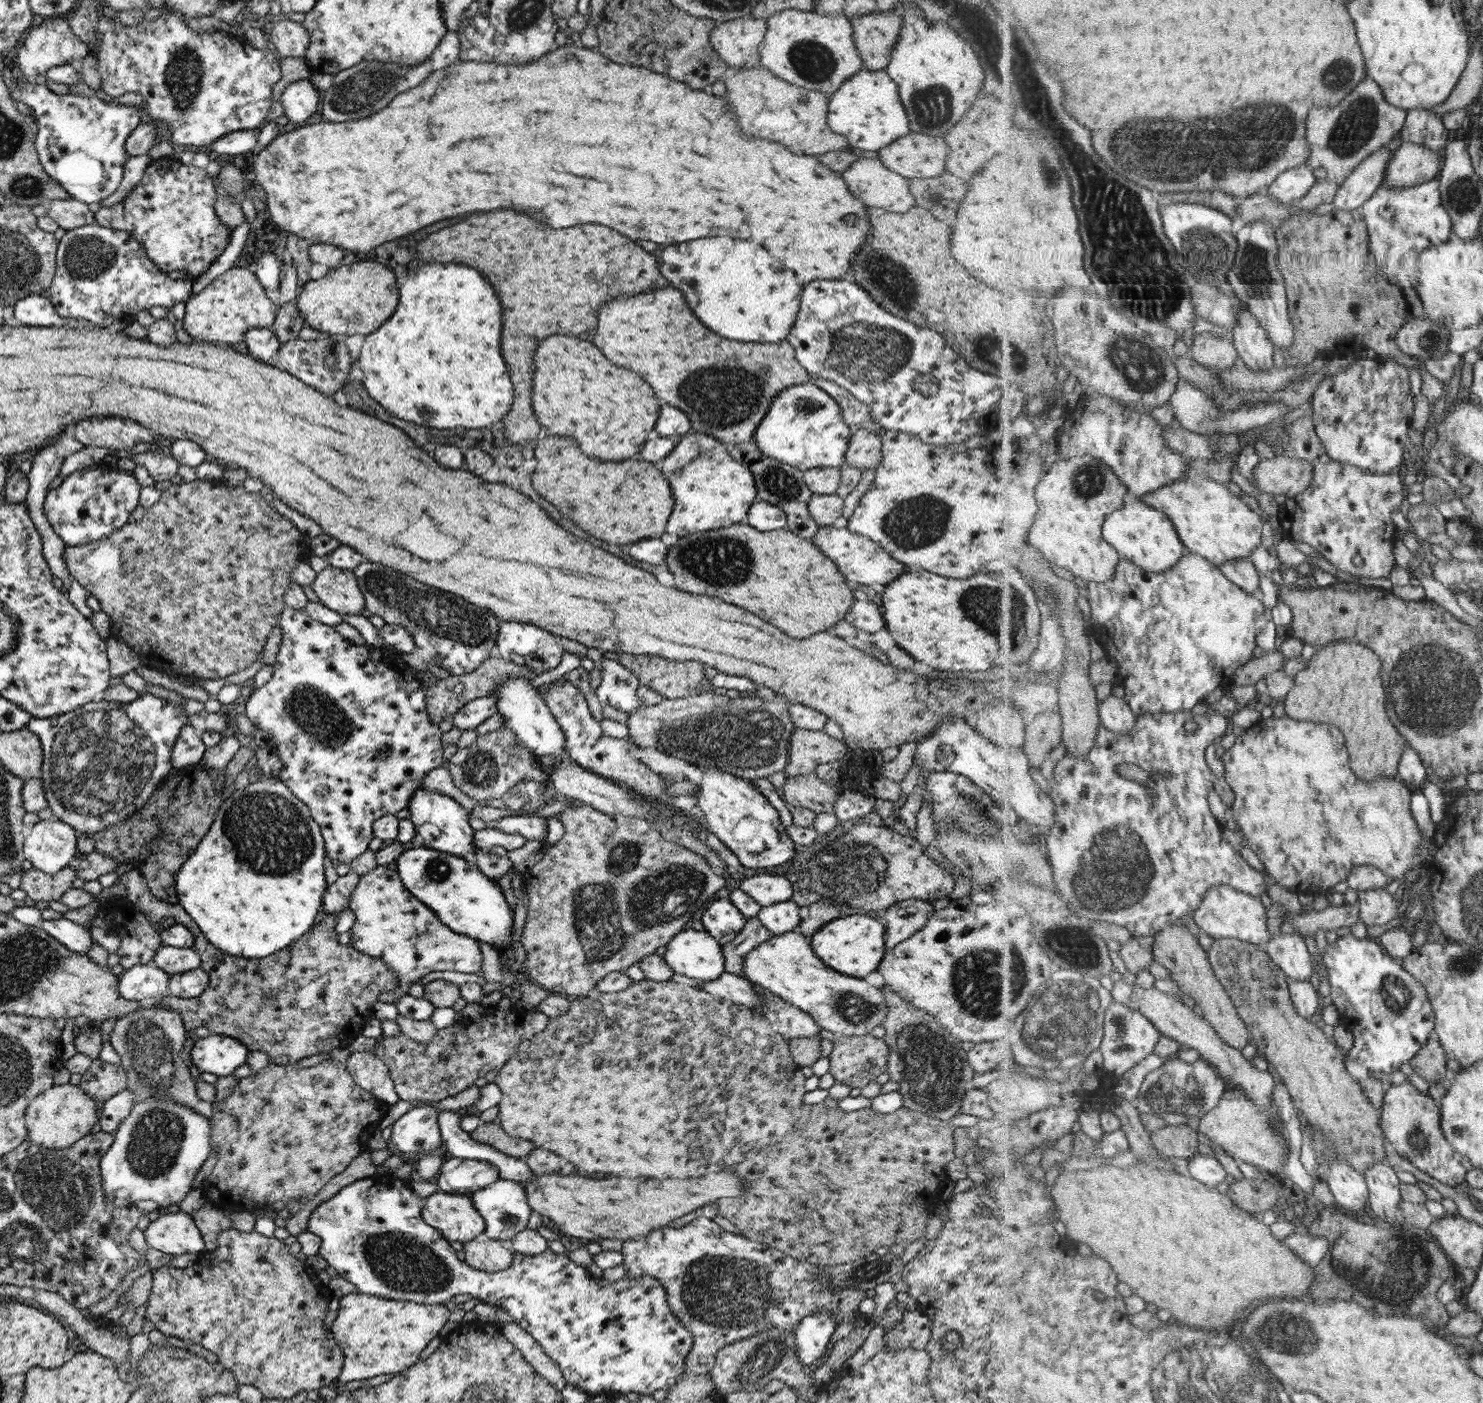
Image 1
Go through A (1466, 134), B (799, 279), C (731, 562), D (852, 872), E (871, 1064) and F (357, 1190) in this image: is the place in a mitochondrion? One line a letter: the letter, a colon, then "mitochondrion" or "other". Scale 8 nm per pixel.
A: other
B: other
C: mitochondrion
D: mitochondrion
E: mitochondrion
F: other

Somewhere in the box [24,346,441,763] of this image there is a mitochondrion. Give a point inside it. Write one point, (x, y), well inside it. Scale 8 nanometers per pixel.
(306, 706)

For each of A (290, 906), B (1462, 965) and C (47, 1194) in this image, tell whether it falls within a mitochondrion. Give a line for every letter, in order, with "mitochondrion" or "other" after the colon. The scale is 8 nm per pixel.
A: other
B: mitochondrion
C: mitochondrion

